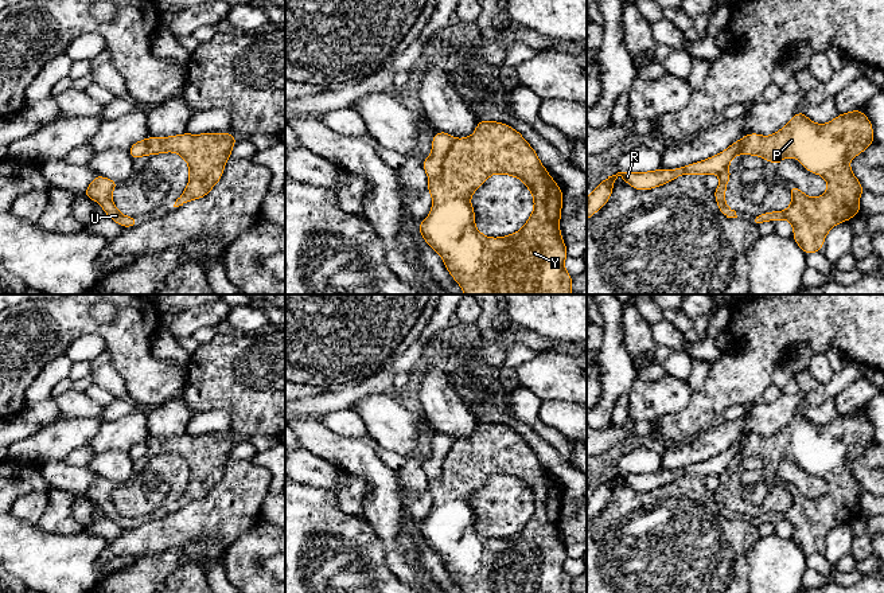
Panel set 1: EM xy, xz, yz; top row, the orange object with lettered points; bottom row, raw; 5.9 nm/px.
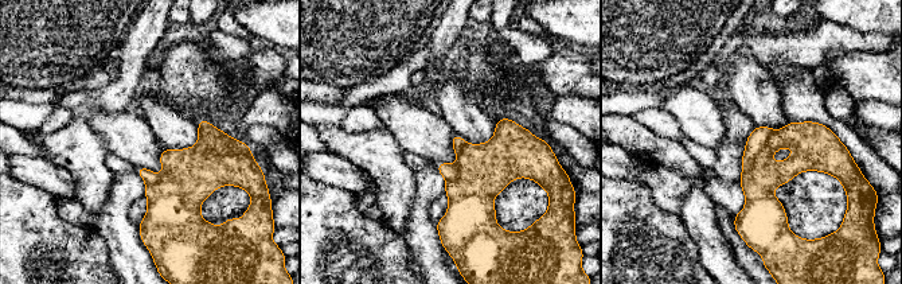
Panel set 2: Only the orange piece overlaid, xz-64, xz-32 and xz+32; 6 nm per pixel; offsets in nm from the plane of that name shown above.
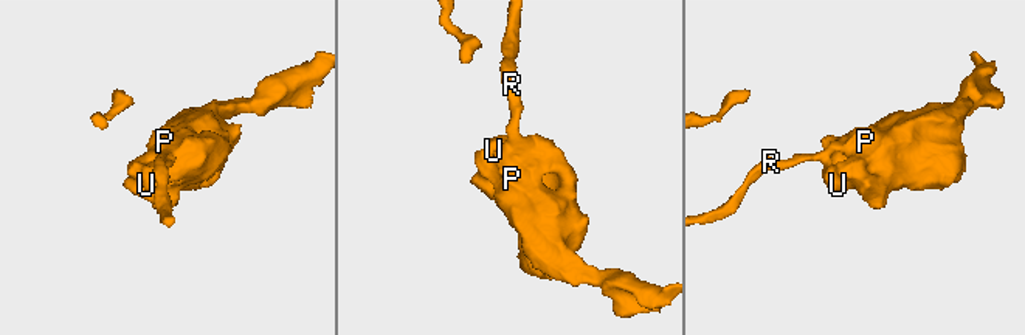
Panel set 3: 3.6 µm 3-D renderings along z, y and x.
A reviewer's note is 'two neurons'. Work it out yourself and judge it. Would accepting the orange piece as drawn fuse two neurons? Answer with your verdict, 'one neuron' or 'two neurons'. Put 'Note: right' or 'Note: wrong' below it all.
two neurons
Note: right

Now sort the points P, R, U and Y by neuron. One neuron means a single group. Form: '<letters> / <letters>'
P U Y / R

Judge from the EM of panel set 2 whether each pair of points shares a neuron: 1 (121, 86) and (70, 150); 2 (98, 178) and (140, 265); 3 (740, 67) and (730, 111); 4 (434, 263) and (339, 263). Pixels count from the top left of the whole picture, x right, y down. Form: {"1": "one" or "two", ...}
{"1": "one", "2": "two", "3": "two", "4": "two"}

